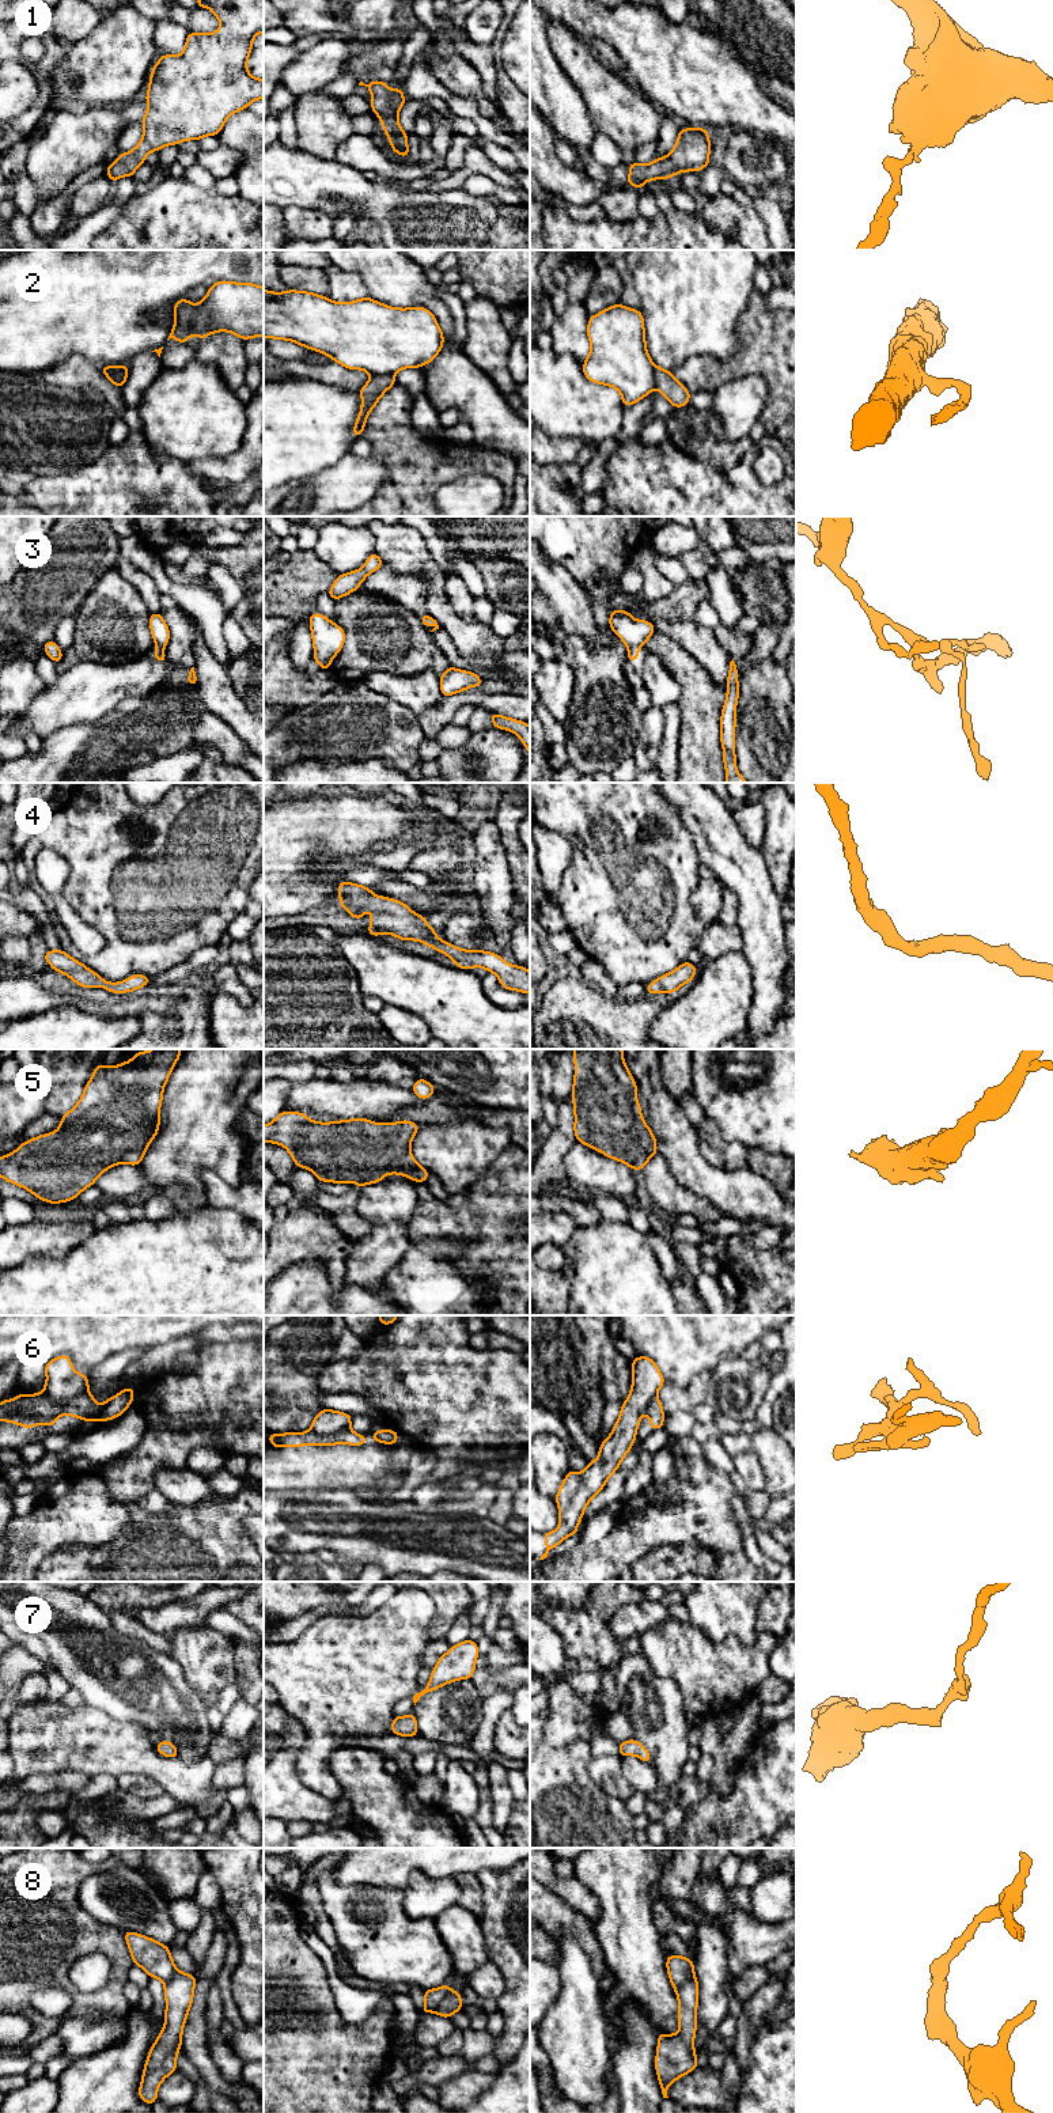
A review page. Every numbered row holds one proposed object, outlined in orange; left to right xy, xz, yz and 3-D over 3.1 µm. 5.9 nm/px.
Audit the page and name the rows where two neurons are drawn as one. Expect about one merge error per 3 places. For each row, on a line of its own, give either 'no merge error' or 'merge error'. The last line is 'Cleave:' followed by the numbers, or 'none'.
1: no merge error
2: merge error
3: merge error
4: no merge error
5: no merge error
6: merge error
7: no merge error
8: merge error
Cleave: 2, 3, 6, 8

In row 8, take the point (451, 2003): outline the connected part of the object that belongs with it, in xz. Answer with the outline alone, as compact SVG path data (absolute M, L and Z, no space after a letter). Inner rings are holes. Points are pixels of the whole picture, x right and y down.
M450 1991L443 2000L436 2006L435 2014L443 2018L451 2018L452 2014L462 2010L463 2003L459 1991Z

